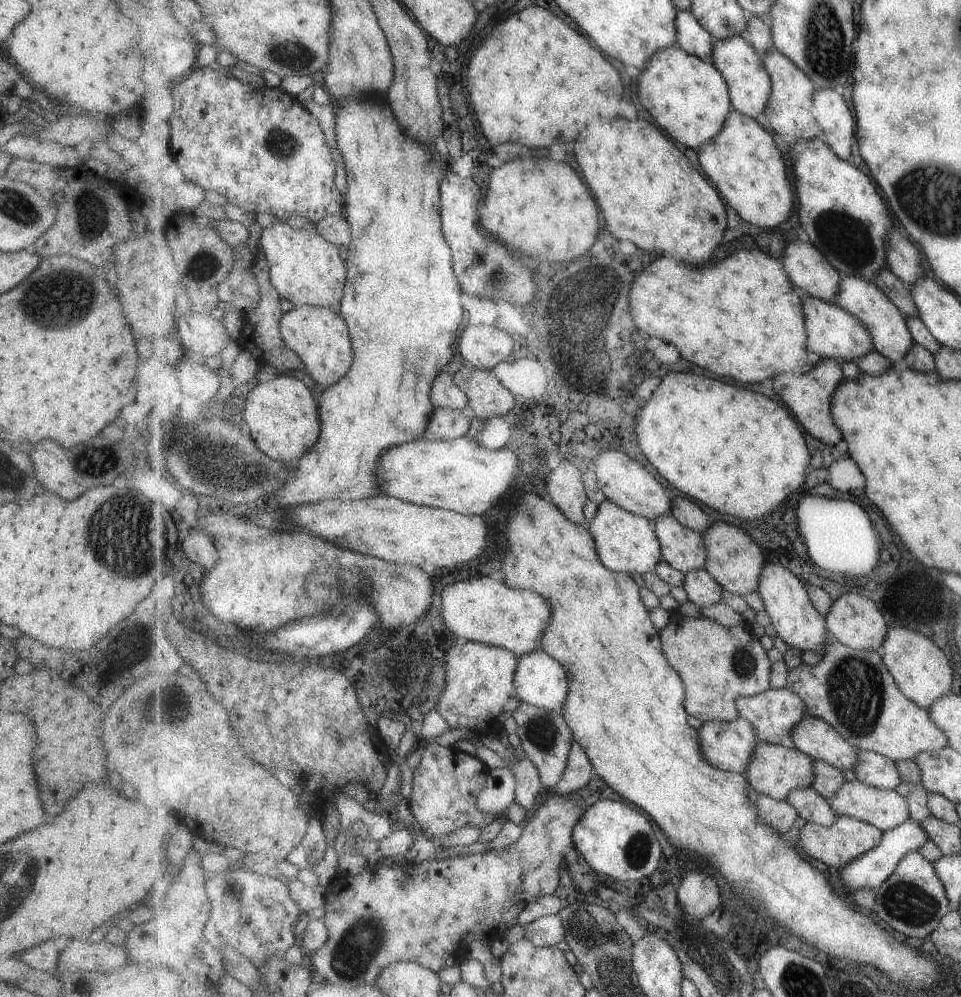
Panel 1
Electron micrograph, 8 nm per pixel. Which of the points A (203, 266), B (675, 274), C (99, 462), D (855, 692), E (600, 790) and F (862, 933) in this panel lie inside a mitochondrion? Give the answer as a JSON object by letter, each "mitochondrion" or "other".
{"A":"mitochondrion","B":"other","C":"mitochondrion","D":"mitochondrion","E":"other","F":"other"}

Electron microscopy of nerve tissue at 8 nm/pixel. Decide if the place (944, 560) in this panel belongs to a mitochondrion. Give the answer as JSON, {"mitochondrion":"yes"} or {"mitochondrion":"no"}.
{"mitochondrion":"no"}

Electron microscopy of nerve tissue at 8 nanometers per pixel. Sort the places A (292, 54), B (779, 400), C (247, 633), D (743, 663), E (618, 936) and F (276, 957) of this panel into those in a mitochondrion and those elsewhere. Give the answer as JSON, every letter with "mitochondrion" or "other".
{"A":"mitochondrion","B":"other","C":"other","D":"mitochondrion","E":"mitochondrion","F":"other"}

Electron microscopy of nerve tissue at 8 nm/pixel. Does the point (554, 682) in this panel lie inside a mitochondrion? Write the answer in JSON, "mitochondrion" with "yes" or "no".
{"mitochondrion":"no"}

